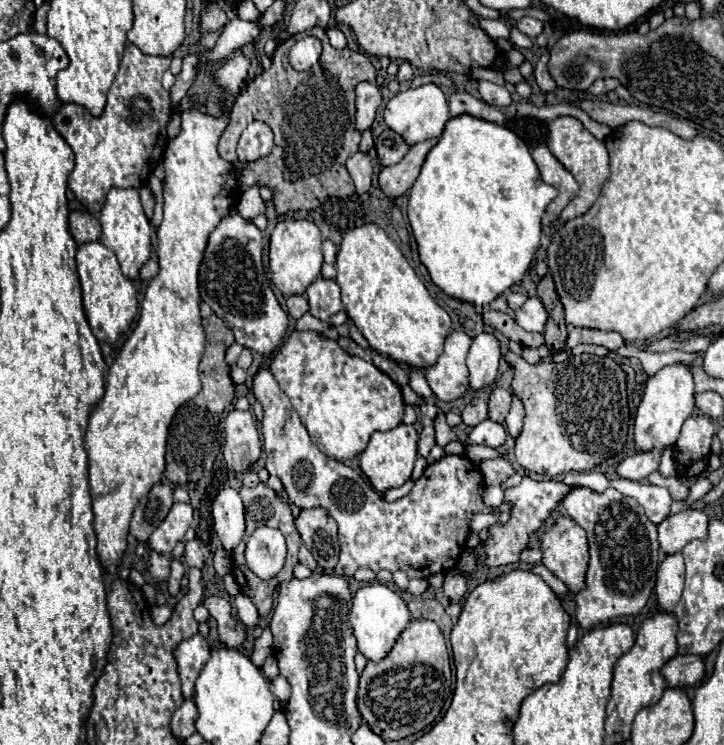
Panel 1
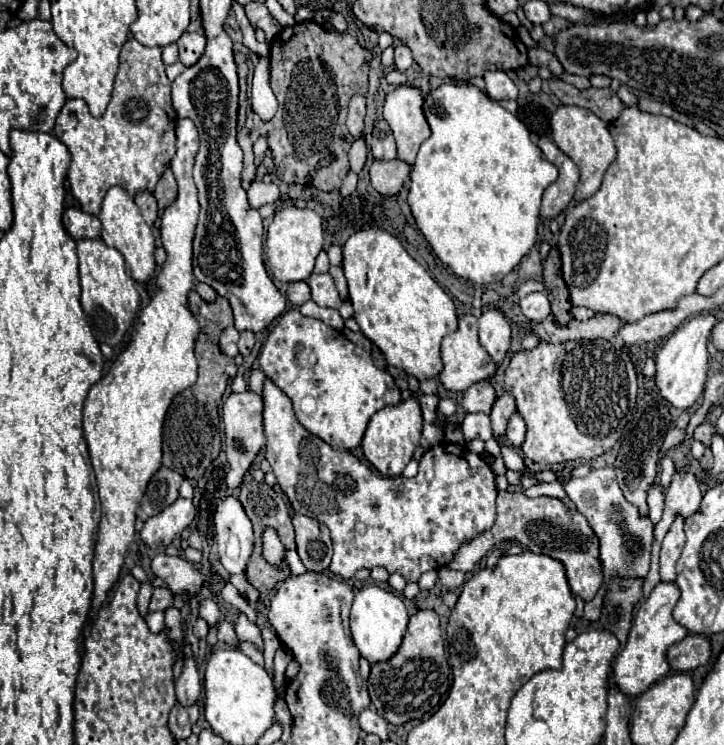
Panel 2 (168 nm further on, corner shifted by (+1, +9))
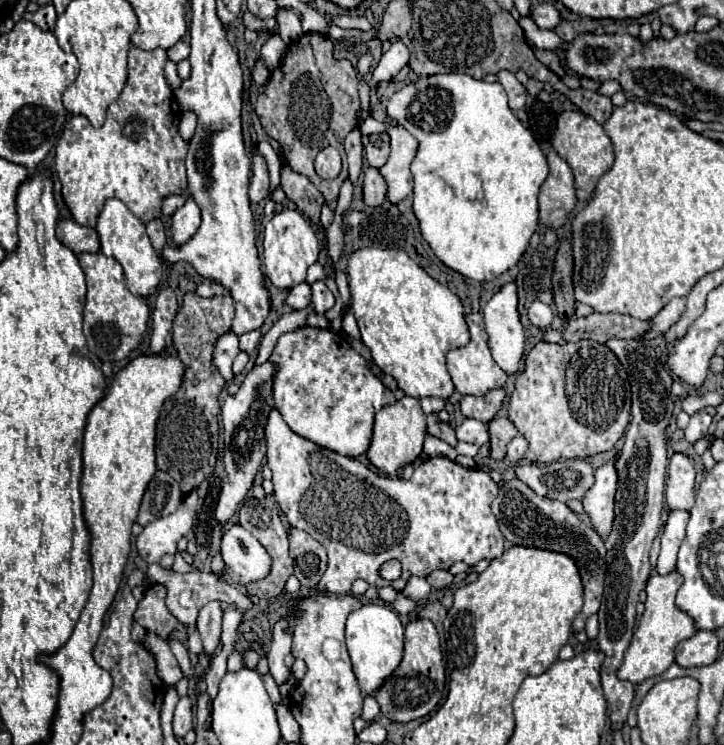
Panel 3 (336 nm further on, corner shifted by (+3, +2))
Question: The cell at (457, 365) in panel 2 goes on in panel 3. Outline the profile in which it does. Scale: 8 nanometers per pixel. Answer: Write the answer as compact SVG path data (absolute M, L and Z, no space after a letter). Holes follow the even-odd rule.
M476 312L476 314L468 314L466 316L466 324L468 324L468 330L470 330L470 342L466 346L460 346L460 348L454 348L446 354L446 368L448 368L448 374L454 382L454 388L460 392L460 394L474 394L474 396L482 396L486 394L488 390L494 390L494 388L502 388L504 382L506 382L506 372L492 360L490 356L490 350L486 346L486 332L484 332L484 320L482 320L482 314Z

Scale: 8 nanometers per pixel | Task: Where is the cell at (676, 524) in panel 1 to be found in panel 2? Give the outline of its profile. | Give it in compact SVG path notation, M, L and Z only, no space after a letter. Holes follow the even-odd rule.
M677 470L672 476L670 485L666 491L665 506L662 521L654 529L654 541L651 550L650 570L643 583L643 596L648 598L652 589L661 581L659 573L659 552L668 531L672 525L672 519L676 515L692 515L698 511L703 494L698 485L698 479L690 470Z

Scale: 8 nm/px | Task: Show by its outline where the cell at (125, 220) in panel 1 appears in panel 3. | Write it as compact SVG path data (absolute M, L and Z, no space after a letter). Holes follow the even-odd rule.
M110 198L110 200L106 200L104 210L98 216L96 232L100 236L100 250L106 256L112 256L122 264L126 288L136 296L154 294L160 284L160 278L162 278L162 262L150 244L144 224L118 198Z

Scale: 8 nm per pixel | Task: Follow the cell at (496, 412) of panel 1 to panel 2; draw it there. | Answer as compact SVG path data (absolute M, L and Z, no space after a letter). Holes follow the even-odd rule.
M504 393L496 399L494 407L492 407L492 413L490 413L490 419L492 419L492 431L494 431L494 437L500 439L504 433L506 433L506 427L508 427L508 419L510 415L516 411L516 403L512 399L512 395Z

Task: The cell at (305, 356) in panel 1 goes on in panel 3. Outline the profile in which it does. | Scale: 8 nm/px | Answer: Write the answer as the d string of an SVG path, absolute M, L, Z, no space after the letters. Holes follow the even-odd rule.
M302 326L298 330L286 332L278 338L272 354L270 364L276 368L274 372L274 406L280 410L284 422L298 434L314 444L334 450L344 456L358 458L370 446L372 438L372 424L374 414L386 406L394 404L394 394L384 388L384 384L370 372L368 362L350 348L350 344L332 330L320 330L314 326Z

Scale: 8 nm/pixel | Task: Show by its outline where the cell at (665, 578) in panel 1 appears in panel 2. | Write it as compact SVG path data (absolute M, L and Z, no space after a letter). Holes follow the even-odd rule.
M678 515L668 529L662 547L660 547L660 577L662 581L674 581L676 579L676 561L680 557L680 551L684 549L684 517Z

